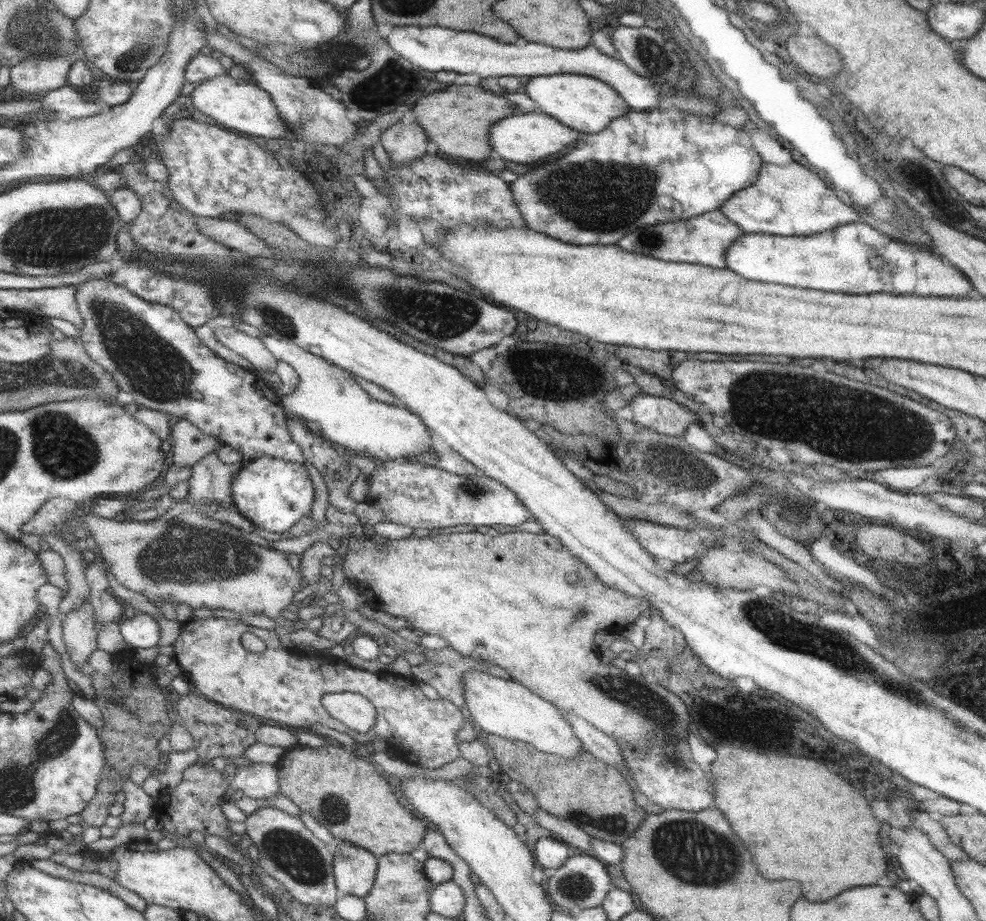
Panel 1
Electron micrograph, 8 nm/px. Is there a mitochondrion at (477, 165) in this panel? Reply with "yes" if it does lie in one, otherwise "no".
no

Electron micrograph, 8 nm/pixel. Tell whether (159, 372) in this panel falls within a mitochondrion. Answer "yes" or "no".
yes

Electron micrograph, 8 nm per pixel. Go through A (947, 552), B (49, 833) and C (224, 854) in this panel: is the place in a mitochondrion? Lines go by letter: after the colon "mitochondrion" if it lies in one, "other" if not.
A: other
B: other
C: other

